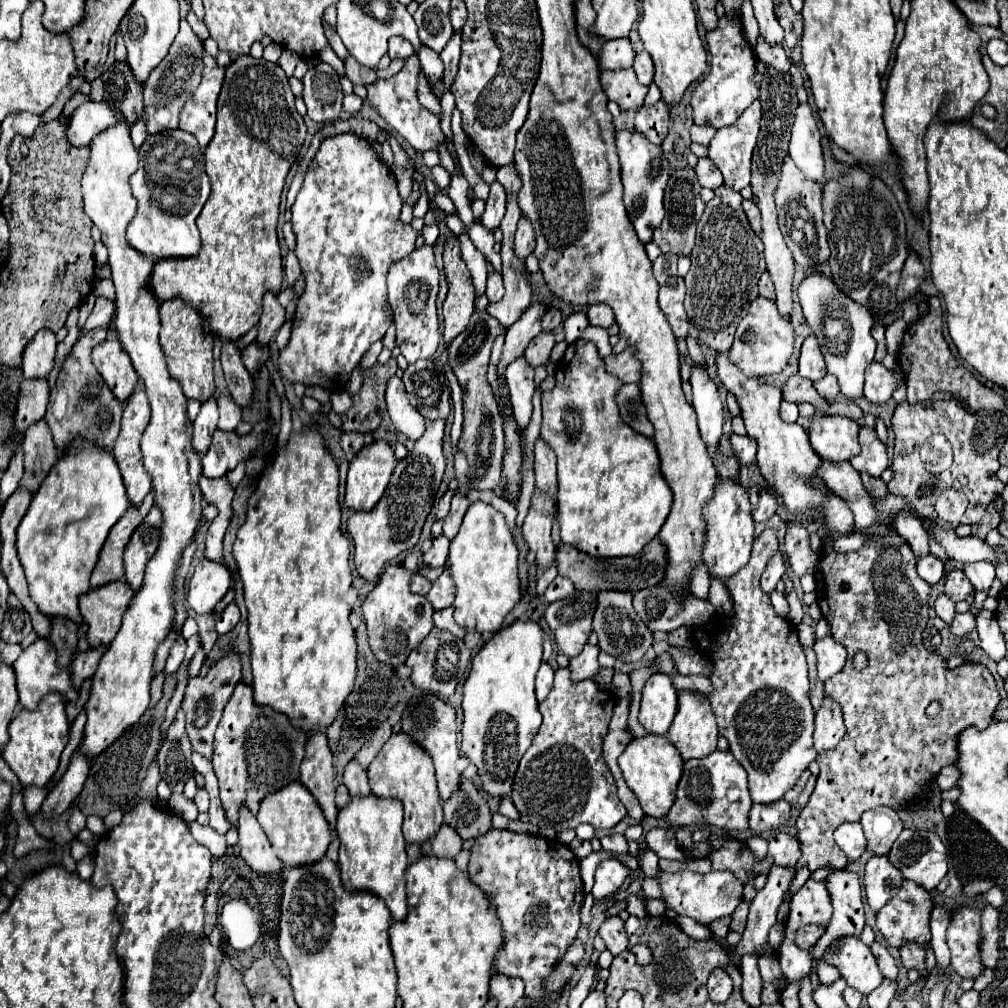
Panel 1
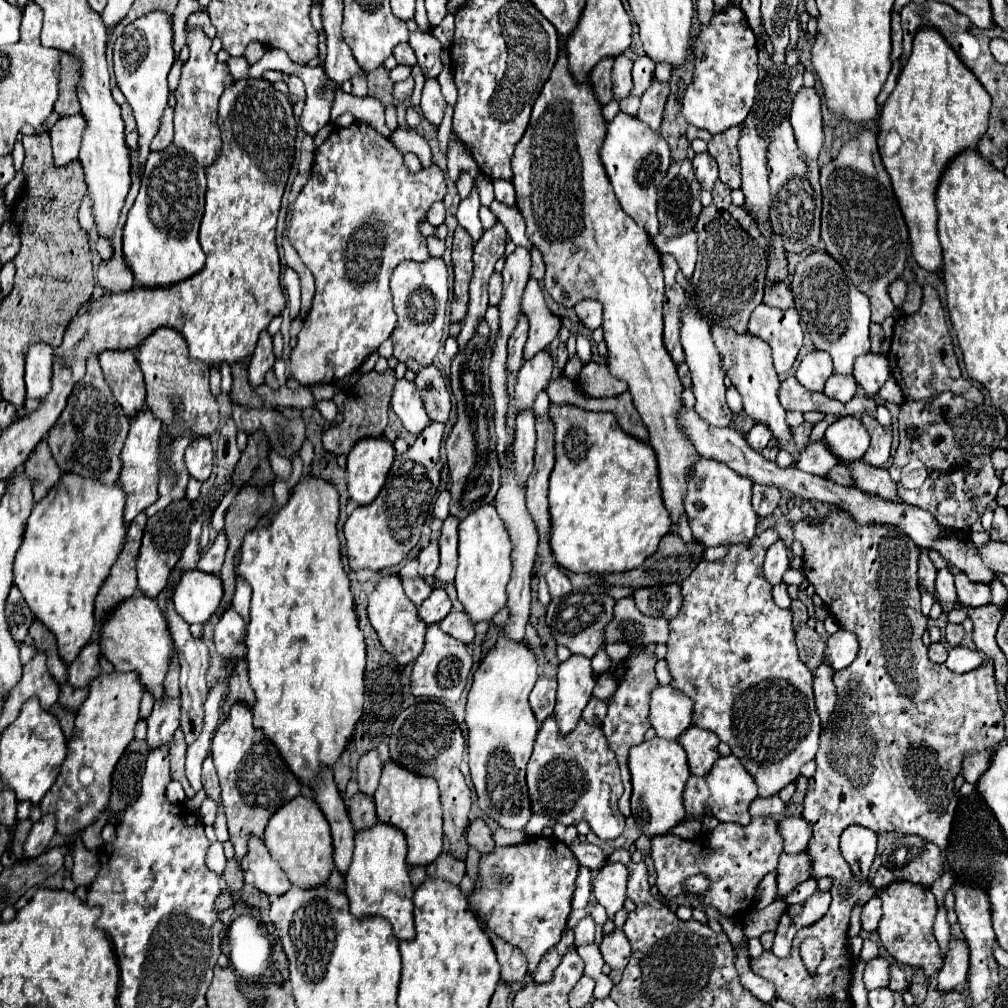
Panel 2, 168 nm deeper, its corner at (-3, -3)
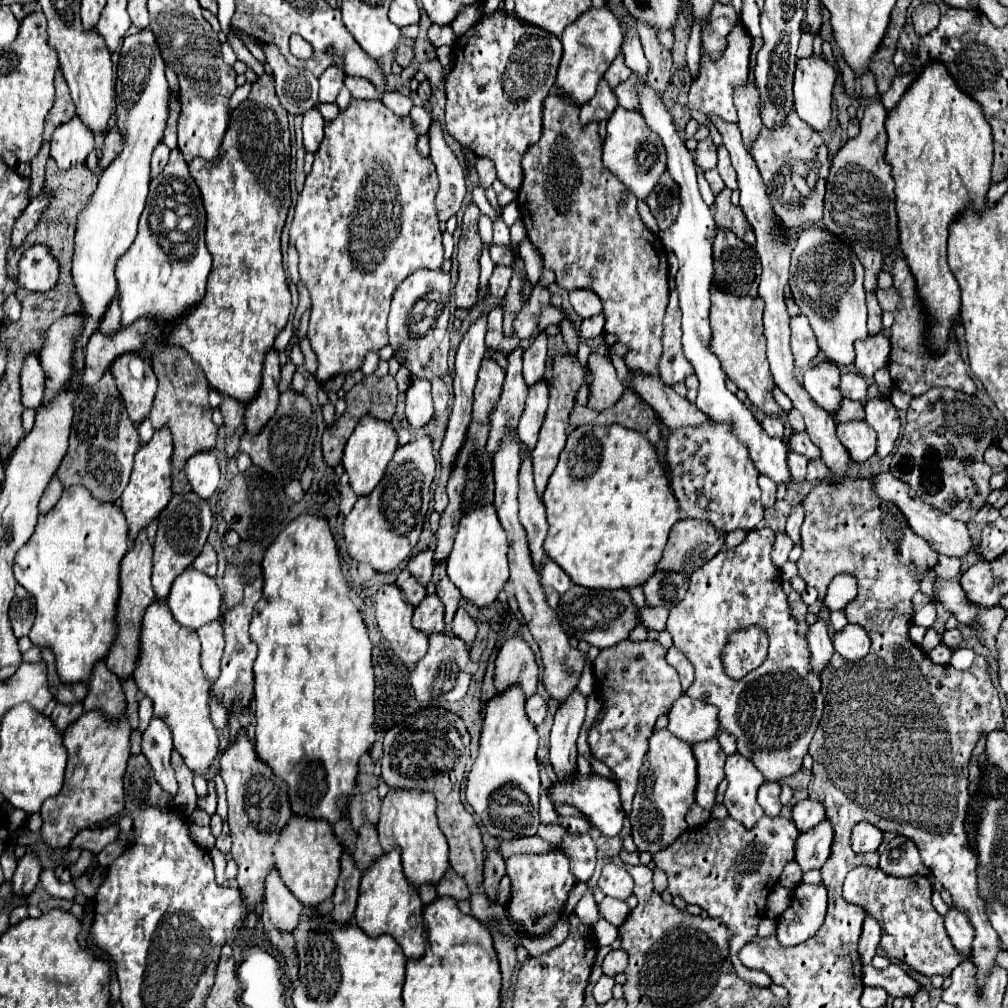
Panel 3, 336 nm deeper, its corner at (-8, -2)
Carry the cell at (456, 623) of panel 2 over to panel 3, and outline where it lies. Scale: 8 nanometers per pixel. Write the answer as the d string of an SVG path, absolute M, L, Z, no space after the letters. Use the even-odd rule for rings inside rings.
M460 607L454 615L454 621L452 621L452 635L464 639L468 645L474 641L476 637L476 623L474 619Z

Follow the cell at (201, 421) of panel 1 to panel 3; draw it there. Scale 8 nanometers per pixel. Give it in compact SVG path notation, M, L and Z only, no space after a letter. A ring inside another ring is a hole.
M200 451L188 459L184 473L194 489L202 499L210 499L218 489L220 481L220 467L214 451Z

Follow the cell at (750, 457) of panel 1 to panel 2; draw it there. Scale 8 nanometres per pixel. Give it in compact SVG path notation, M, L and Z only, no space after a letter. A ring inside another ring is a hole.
M757 424L757 426L753 426L749 432L747 432L747 436L745 436L745 440L747 440L747 444L751 446L751 448L755 448L755 450L761 450L761 448L765 448L769 442L771 442L771 432L769 432L769 428L765 426L765 424Z

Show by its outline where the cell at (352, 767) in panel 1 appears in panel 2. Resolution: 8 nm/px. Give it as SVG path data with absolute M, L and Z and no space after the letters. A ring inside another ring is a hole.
M355 794L355 796L349 800L347 810L349 810L349 818L351 818L351 824L353 824L353 830L355 830L355 832L373 828L375 822L377 822L375 804L373 804L371 798L367 798L367 796L363 796L363 794Z

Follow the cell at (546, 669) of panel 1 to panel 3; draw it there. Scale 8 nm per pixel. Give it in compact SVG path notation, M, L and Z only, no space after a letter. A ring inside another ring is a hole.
M534 693L534 695L526 701L526 713L528 713L528 717L532 719L534 725L542 725L542 723L544 723L546 711L548 711L548 705L546 705L546 701L544 701L538 693Z

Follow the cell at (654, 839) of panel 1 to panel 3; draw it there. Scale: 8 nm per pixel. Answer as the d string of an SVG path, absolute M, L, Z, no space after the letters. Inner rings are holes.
M764 815L752 829L746 829L732 817L726 817L726 823L724 819L712 819L700 829L688 829L672 845L654 853L656 867L668 875L668 891L672 897L682 897L686 903L700 905L710 917L718 917L730 929L730 959L734 971L740 979L752 985L770 987L772 979L760 971L744 967L738 953L756 937L756 927L766 917L766 897L776 885L784 865L792 861L798 835L800 833L796 833L794 823L782 815Z

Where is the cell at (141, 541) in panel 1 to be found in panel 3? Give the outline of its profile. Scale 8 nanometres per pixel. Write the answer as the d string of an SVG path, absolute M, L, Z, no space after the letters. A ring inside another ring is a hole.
M196 493L172 495L170 503L158 515L158 533L154 541L154 569L152 569L152 587L158 599L166 599L172 587L172 581L200 555L206 537L212 527L212 511L208 501L200 499Z

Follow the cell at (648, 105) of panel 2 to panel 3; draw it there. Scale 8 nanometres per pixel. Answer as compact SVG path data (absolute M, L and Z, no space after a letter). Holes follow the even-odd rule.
M638 21L638 35L646 53L646 59L650 63L648 69L648 87L652 87L658 95L664 95L664 91L670 85L670 69L672 69L672 55L670 51L666 51L658 39L656 39L656 31L652 31L652 27L644 27L644 23Z

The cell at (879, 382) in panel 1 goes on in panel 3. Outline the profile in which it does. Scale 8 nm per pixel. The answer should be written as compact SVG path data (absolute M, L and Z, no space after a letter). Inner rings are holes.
M880 333L876 337L868 337L864 341L856 341L856 369L864 379L872 379L872 375L888 365L890 341Z

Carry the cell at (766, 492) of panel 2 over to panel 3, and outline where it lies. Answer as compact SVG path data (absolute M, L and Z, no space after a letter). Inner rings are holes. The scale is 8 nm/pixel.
M760 475L758 485L762 489L762 503L764 507L772 507L776 503L776 483L764 475Z

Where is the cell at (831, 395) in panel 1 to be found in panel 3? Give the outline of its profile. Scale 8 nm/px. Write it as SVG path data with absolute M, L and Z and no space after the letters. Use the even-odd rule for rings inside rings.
M844 373L840 379L840 393L844 399L852 399L852 401L864 401L866 399L866 381L856 375L856 373Z

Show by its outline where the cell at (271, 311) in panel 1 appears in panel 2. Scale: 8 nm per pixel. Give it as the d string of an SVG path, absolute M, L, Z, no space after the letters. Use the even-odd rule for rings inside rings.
M263 332L259 336L255 354L249 362L249 384L253 388L261 386L265 382L265 374L267 370L271 370L275 364L275 354L273 354L273 344L271 344L271 336L267 332Z

